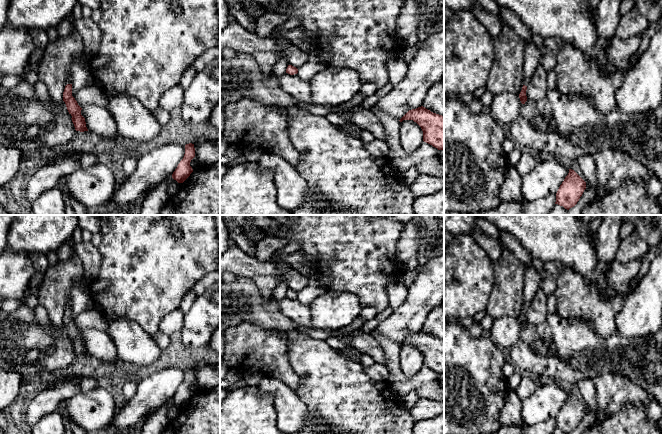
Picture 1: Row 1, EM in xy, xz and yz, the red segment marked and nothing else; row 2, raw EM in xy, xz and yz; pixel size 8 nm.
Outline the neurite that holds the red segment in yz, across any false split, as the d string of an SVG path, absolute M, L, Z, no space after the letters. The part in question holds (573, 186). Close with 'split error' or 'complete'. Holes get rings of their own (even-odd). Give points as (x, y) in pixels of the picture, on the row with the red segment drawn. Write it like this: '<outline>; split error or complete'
M572 169L560 185L556 193L556 202L569 210L574 207L586 189L586 182Z; complete

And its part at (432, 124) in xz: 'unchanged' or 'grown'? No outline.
unchanged

